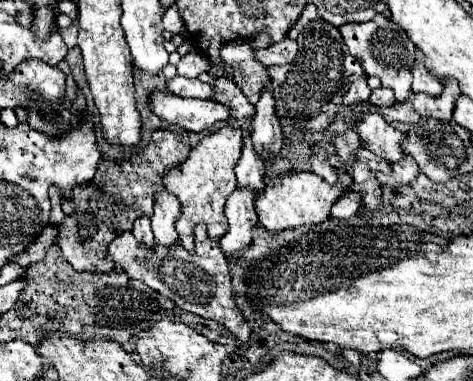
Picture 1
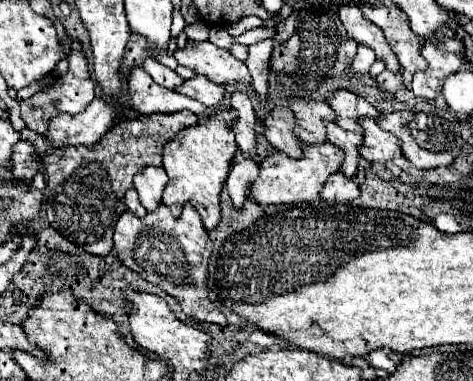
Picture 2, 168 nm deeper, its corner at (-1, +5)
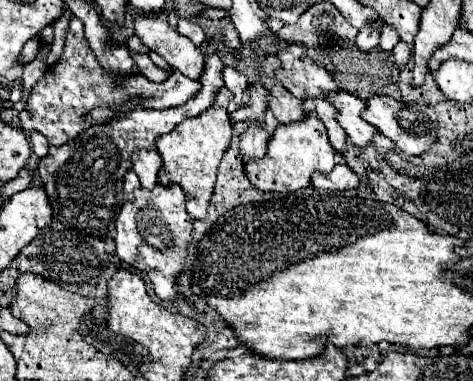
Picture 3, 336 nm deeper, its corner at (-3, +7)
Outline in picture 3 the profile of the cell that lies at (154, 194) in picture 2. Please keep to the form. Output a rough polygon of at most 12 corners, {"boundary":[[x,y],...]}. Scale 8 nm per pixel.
{"boundary":[[154,150],[132,154],[144,190],[158,184],[162,158]]}

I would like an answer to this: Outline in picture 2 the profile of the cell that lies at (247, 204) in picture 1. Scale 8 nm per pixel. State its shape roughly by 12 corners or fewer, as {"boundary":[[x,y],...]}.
{"boundary":[[250,156],[234,160],[226,178],[230,198],[242,208],[258,162]]}

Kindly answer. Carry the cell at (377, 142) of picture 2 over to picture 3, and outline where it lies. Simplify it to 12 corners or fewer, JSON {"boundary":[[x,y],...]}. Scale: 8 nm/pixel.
{"boundary":[[348,92],[332,94],[340,126],[356,146],[374,140],[374,128],[360,116],[364,100]]}

